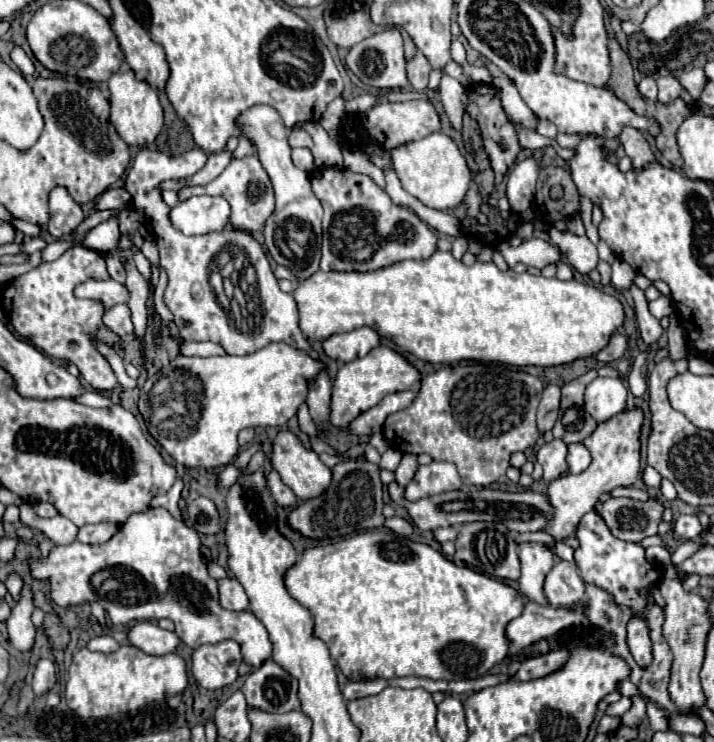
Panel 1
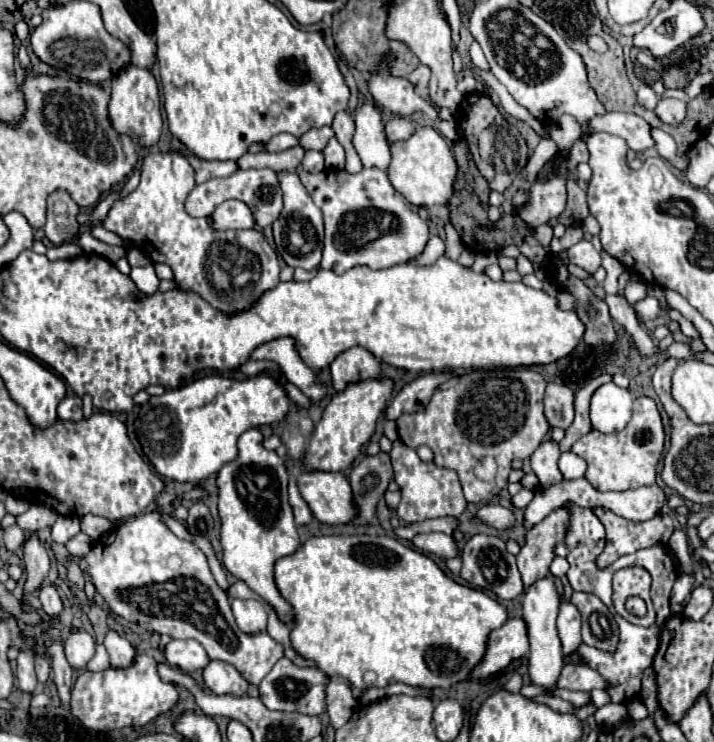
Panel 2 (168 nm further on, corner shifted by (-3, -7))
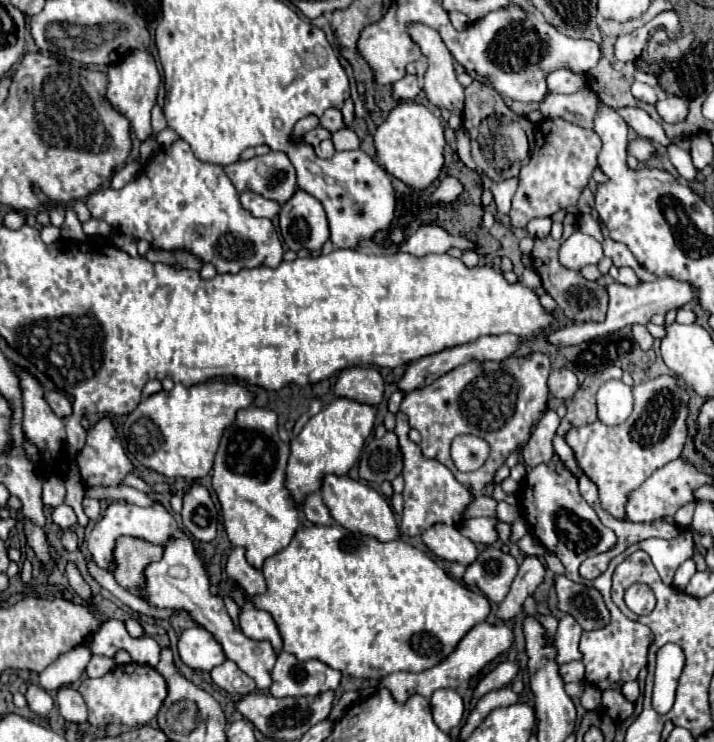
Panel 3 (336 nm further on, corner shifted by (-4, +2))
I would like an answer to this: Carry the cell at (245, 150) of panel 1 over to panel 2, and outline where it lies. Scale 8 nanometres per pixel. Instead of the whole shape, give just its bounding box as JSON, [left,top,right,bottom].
[264,133,298,153]

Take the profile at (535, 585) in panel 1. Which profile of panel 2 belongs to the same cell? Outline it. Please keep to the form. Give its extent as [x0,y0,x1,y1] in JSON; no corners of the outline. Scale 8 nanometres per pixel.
[522,575,564,687]

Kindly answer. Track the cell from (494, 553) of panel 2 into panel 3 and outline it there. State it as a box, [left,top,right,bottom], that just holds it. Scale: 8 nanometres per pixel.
[463,546,517,602]

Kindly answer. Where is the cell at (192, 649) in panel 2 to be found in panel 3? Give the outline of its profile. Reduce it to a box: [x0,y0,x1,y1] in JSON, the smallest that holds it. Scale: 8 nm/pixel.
[177,626,227,672]

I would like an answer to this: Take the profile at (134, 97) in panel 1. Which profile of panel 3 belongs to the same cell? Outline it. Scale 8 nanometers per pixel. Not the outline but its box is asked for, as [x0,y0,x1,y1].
[107,50,161,142]

